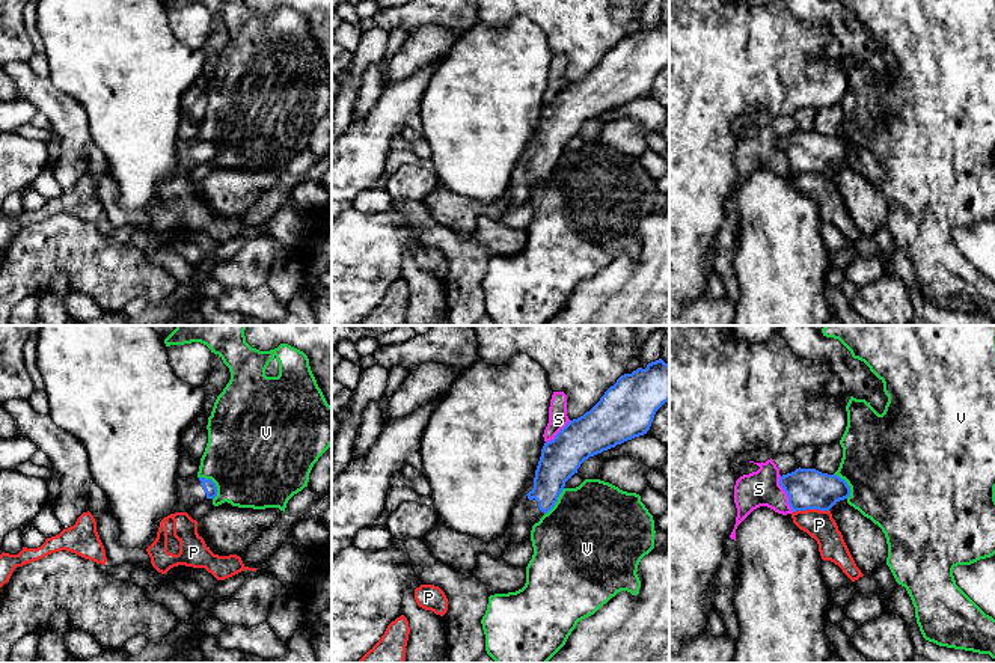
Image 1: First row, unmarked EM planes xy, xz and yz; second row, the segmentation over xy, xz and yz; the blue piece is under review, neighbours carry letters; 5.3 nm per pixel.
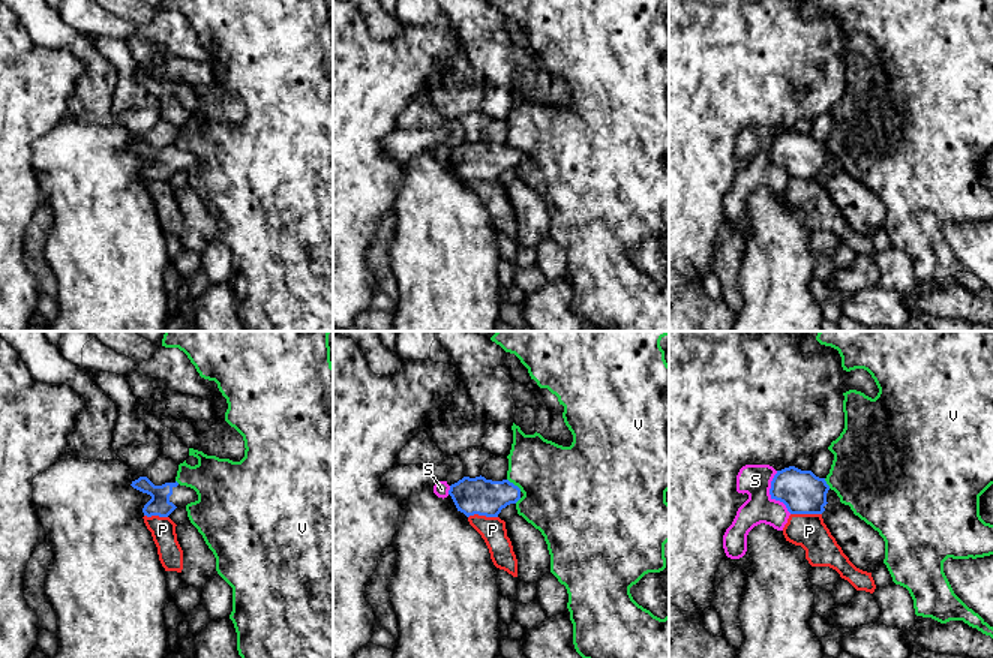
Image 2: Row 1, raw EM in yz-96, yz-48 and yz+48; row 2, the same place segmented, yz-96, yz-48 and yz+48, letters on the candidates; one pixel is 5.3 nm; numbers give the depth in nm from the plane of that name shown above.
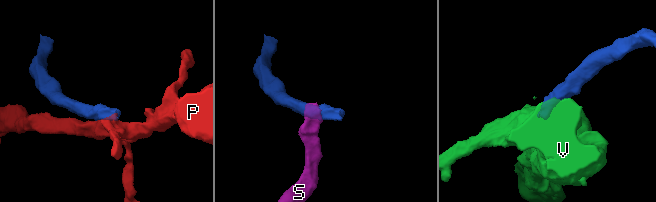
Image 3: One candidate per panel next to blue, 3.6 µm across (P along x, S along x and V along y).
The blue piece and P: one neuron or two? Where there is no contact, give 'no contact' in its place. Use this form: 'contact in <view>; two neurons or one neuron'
contact in yz; two neurons

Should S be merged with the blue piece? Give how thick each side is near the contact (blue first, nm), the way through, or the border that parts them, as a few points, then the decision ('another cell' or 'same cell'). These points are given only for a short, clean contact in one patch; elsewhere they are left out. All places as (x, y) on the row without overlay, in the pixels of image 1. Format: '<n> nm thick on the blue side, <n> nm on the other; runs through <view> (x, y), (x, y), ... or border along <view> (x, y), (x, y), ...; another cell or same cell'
220 nm thick on the blue side, 190 nm on the other; border along yz (780, 139), (780, 148), (793, 174); another cell

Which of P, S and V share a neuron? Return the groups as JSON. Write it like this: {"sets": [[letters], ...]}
{"sets": [["P"], ["S"], ["V"]]}

